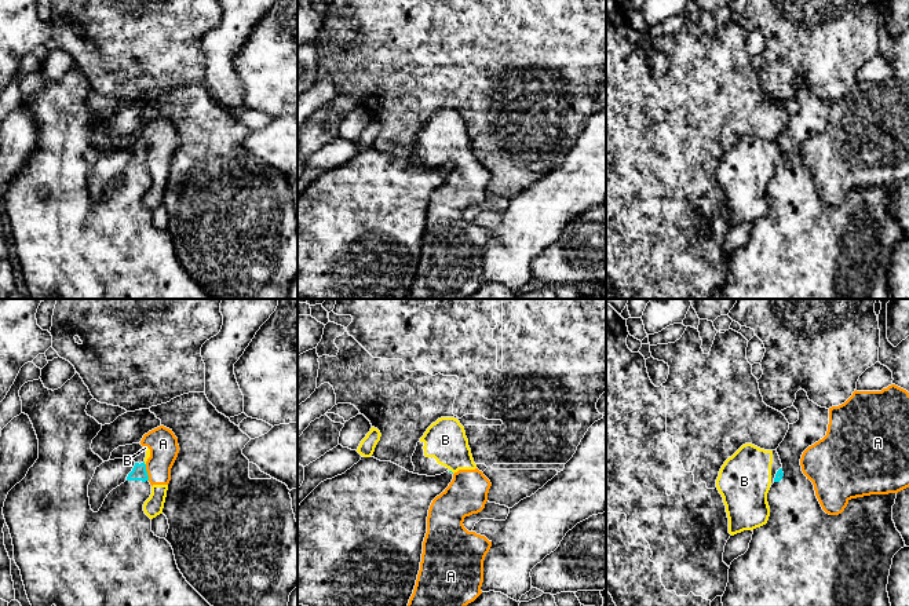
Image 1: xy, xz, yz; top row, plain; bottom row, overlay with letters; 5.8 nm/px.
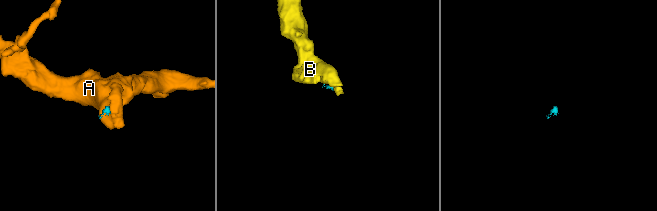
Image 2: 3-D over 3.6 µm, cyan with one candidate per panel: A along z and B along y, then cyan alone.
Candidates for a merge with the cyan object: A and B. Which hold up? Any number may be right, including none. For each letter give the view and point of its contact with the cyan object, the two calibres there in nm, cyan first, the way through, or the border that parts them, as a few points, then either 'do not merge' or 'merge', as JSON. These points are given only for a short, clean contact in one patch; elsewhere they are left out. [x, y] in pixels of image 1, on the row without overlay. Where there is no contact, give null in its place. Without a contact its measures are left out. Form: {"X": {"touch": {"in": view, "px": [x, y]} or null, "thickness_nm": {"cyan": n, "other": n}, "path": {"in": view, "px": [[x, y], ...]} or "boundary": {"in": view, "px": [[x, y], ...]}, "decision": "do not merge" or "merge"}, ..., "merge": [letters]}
{"A": {"touch": {"in": "xy", "px": [146, 164]}, "thickness_nm": {"cyan": 90, "other": 170}, "decision": "do not merge"}, "B": {"touch": {"in": "xz", "px": [451, 163]}, "thickness_nm": {"cyan": 20, "other": 240}, "boundary": {"in": "xz", "px": [[449, 161], [453, 164]]}, "decision": "do not merge"}, "merge": []}

